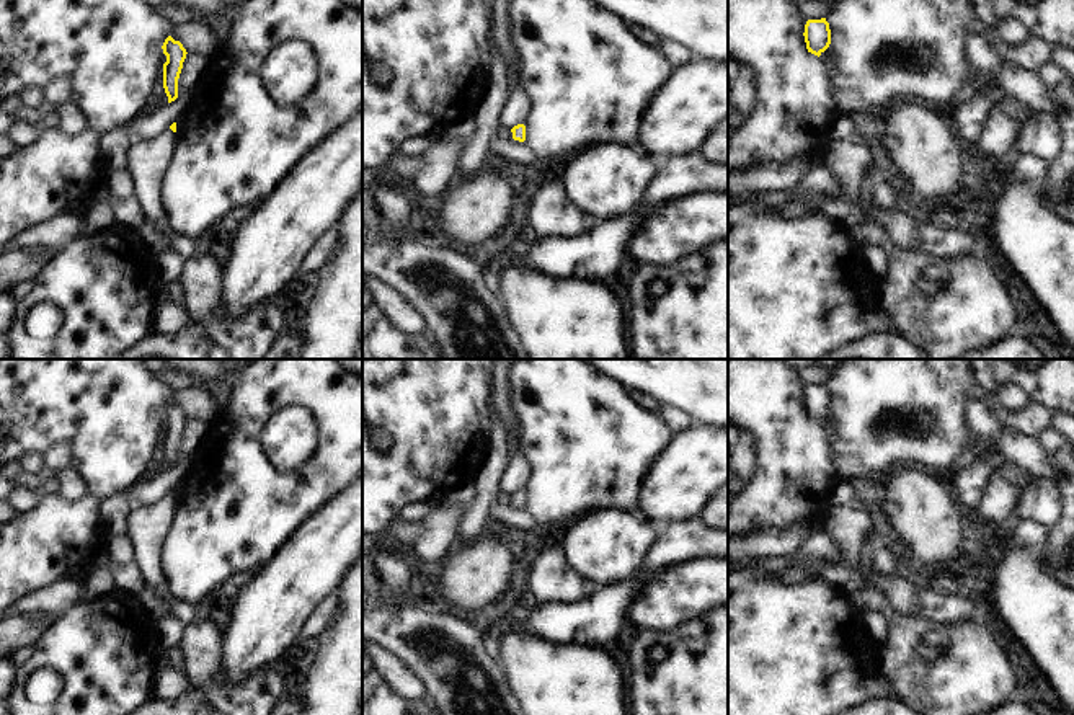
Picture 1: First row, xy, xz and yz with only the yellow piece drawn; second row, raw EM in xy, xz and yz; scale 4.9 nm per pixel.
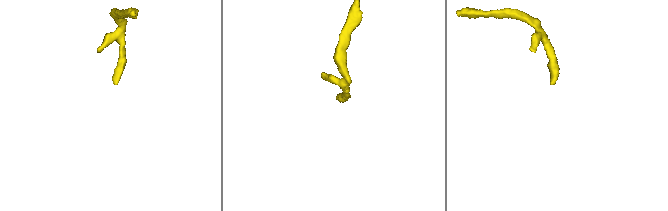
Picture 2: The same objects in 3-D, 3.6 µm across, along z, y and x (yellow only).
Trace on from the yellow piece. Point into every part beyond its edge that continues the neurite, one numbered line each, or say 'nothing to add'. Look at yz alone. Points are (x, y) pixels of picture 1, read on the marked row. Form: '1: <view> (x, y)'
nothing to add

